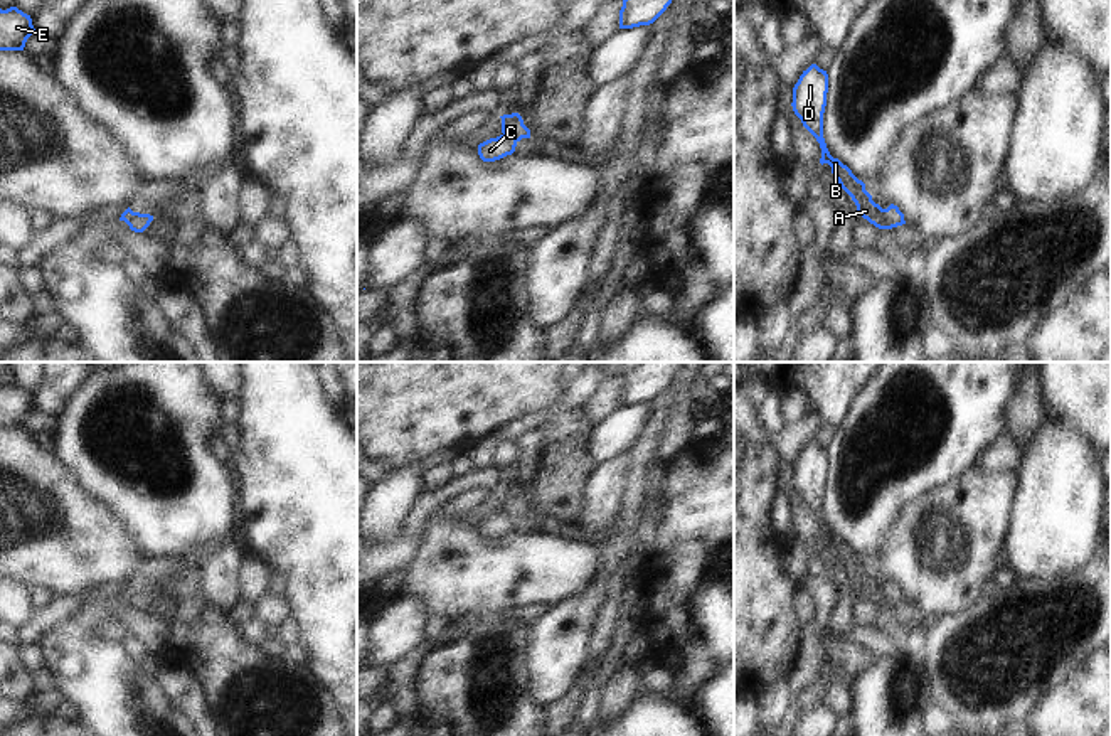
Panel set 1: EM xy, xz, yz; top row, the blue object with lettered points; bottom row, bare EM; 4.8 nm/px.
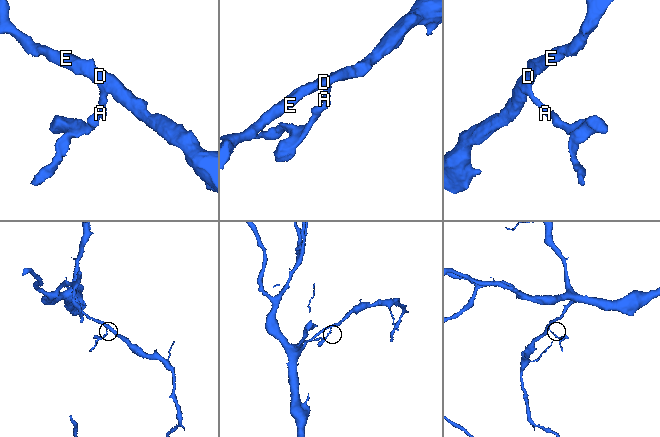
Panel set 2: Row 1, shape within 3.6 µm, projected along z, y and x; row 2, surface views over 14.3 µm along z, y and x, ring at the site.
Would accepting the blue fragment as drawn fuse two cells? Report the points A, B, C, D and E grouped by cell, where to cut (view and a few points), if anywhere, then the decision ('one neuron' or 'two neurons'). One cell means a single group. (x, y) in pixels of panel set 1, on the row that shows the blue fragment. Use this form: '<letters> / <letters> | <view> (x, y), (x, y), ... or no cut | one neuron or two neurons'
A B D E / C | yz (882, 209), (891, 228) | two neurons

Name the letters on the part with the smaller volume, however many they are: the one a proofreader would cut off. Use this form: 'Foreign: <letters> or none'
Foreign: C

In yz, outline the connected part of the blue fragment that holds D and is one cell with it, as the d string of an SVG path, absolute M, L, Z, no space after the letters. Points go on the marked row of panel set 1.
M811 64L800 76L793 88L793 111L803 126L816 138L821 148L820 163L828 163L840 187L852 197L857 205L857 216L862 216L879 229L890 229L884 209L872 200L865 190L865 184L858 180L852 170L838 158L833 158L823 138L823 113L827 106L828 74L816 64Z

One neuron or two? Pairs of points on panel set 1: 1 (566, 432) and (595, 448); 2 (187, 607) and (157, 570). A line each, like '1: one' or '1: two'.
1: two
2: two

